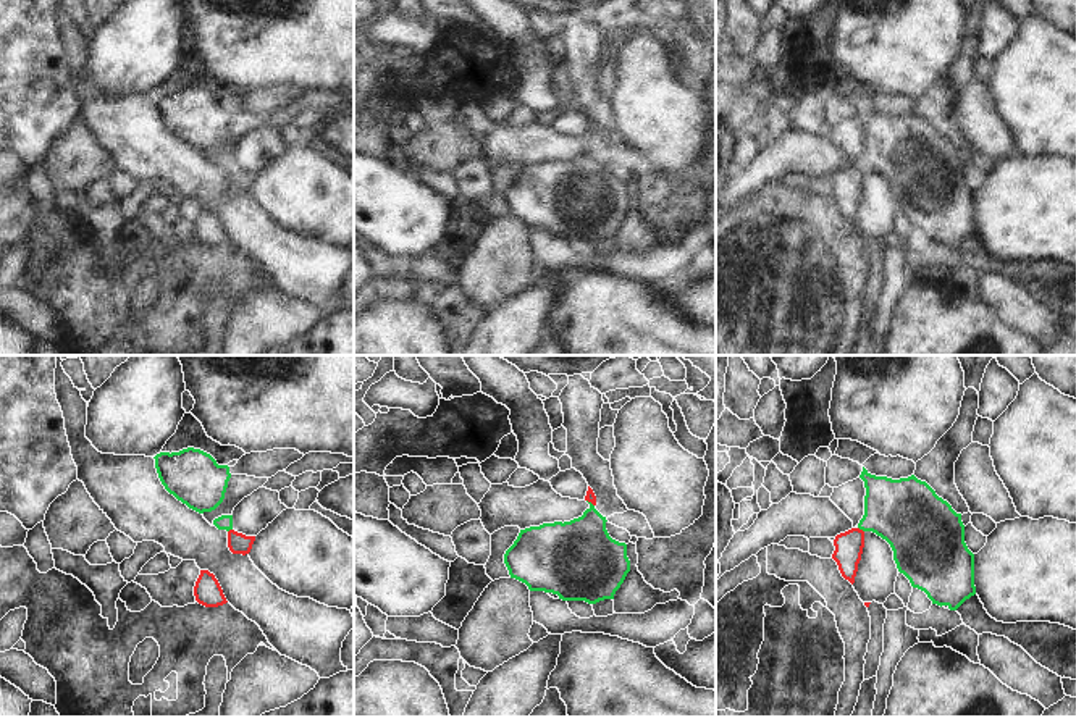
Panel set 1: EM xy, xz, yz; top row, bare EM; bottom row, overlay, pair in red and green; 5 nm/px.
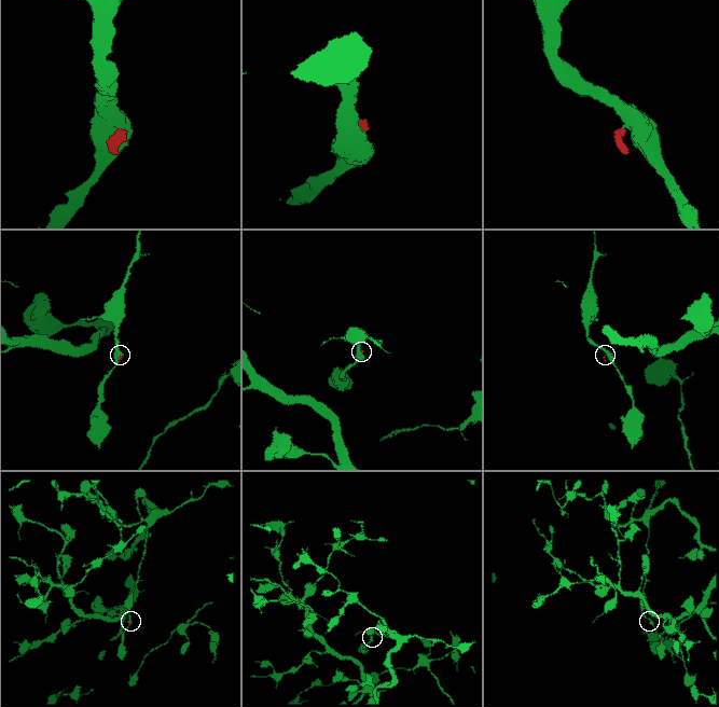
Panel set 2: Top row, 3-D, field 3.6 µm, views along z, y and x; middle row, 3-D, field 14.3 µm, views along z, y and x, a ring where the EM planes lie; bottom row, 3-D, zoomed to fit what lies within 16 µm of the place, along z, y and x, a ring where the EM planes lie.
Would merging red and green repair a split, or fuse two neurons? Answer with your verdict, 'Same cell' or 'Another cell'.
Same cell.

